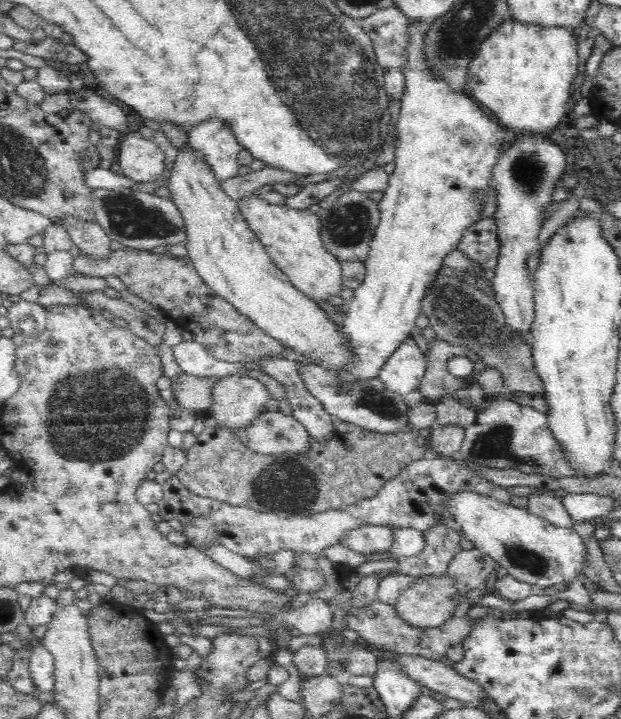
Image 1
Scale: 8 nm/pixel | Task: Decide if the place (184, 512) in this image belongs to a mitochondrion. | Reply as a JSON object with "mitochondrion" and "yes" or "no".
{"mitochondrion":"no"}

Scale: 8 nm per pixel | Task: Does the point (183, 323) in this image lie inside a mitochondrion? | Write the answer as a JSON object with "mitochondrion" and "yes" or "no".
{"mitochondrion":"no"}

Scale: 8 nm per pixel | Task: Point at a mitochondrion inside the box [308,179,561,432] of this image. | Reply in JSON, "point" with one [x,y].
{"point":[458,312]}

